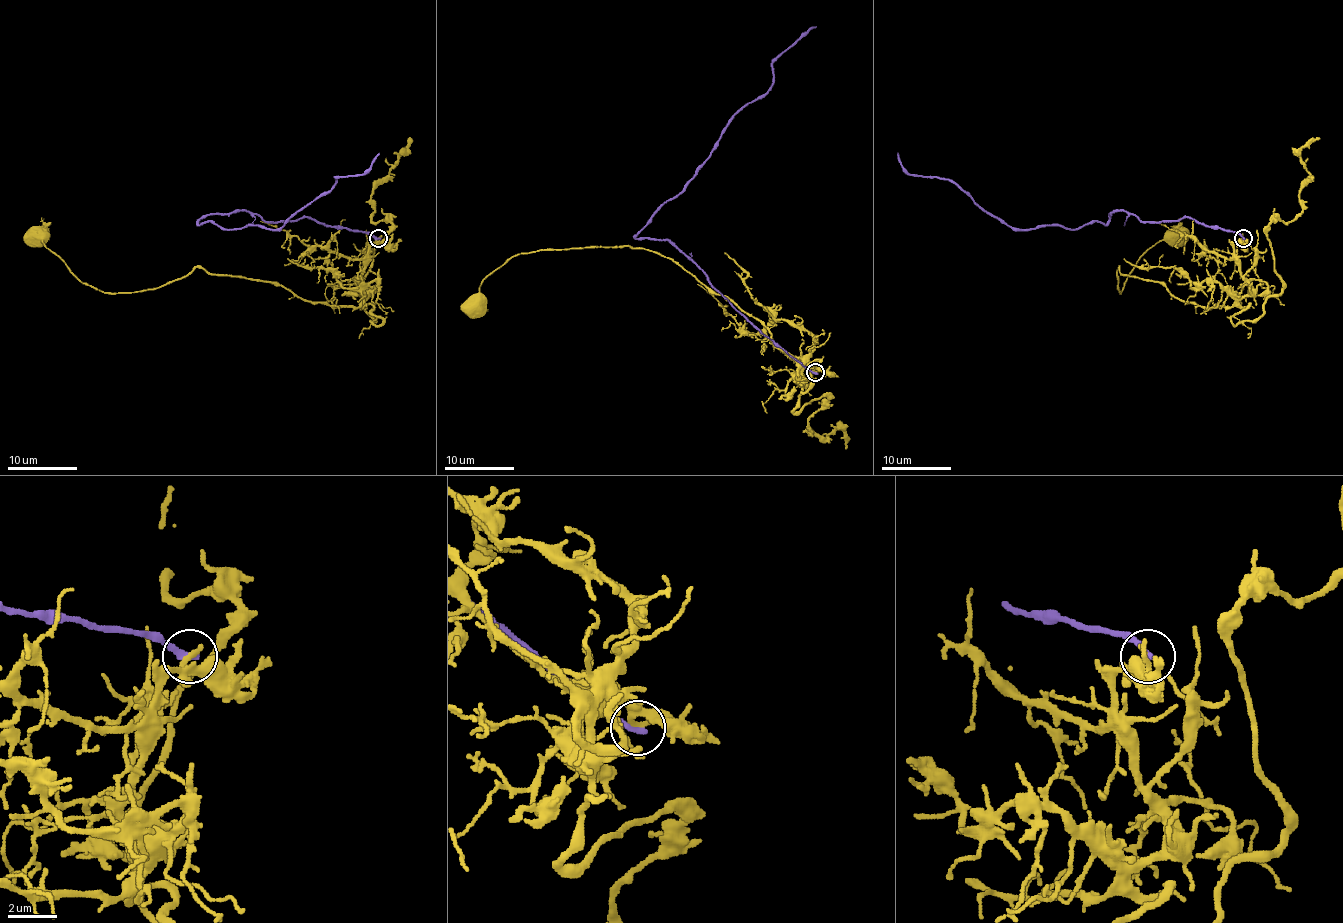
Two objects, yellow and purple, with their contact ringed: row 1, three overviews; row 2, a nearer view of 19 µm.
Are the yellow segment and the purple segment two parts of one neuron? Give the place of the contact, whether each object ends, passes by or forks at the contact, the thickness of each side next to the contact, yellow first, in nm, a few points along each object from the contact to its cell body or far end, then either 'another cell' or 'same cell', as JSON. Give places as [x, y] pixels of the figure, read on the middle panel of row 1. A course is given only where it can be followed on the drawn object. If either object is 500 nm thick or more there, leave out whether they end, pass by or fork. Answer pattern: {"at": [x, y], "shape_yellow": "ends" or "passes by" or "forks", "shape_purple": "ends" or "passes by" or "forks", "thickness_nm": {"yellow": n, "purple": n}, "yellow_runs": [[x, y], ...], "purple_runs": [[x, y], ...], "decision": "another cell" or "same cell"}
{"at": [815, 372], "shape_yellow": "ends", "shape_purple": "ends", "thickness_nm": {"yellow": 240, "purple": 320}, "yellow_runs": [[815, 372], [807, 363], [798, 377], [762, 323], [668, 257], [623, 245], [521, 252], [483, 280], [470, 318]], "purple_runs": [[815, 372], [763, 335], [666, 240], [635, 235], [696, 173], [736, 114], [769, 89], [772, 63], [815, 27]], "decision": "another cell"}

